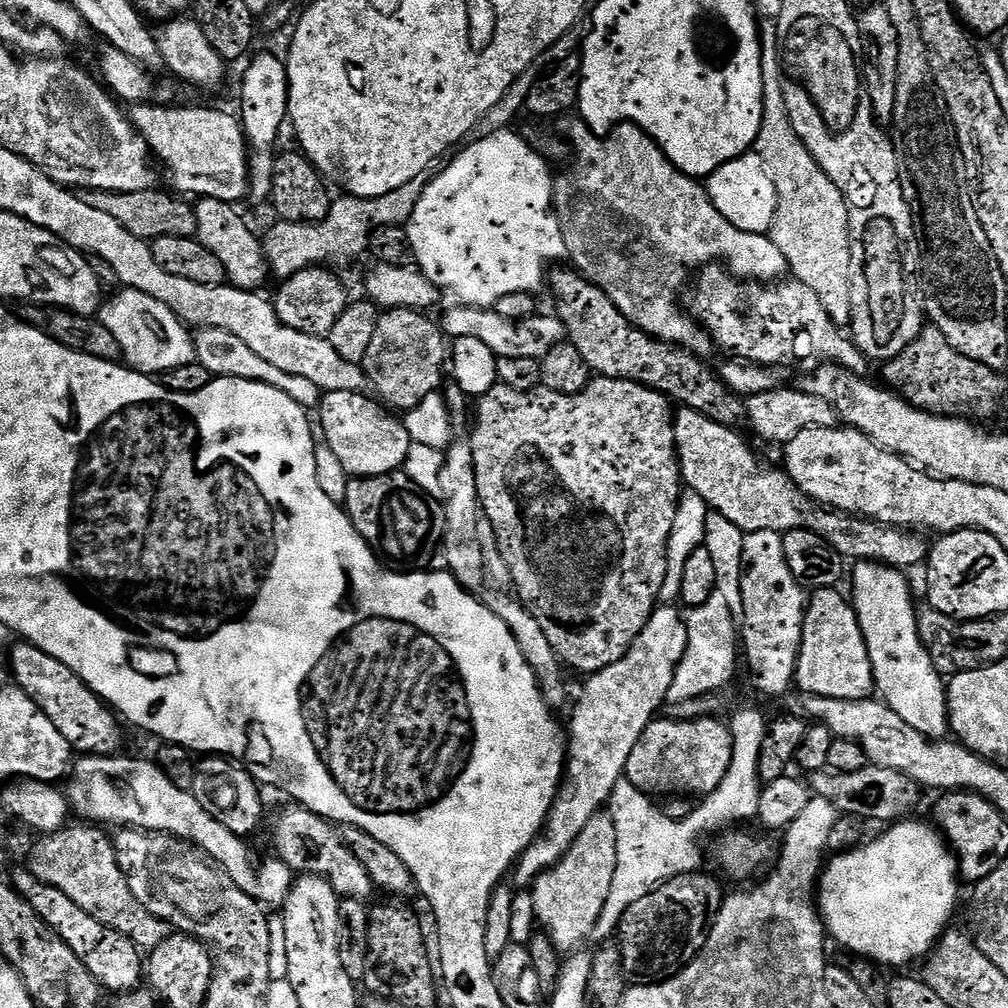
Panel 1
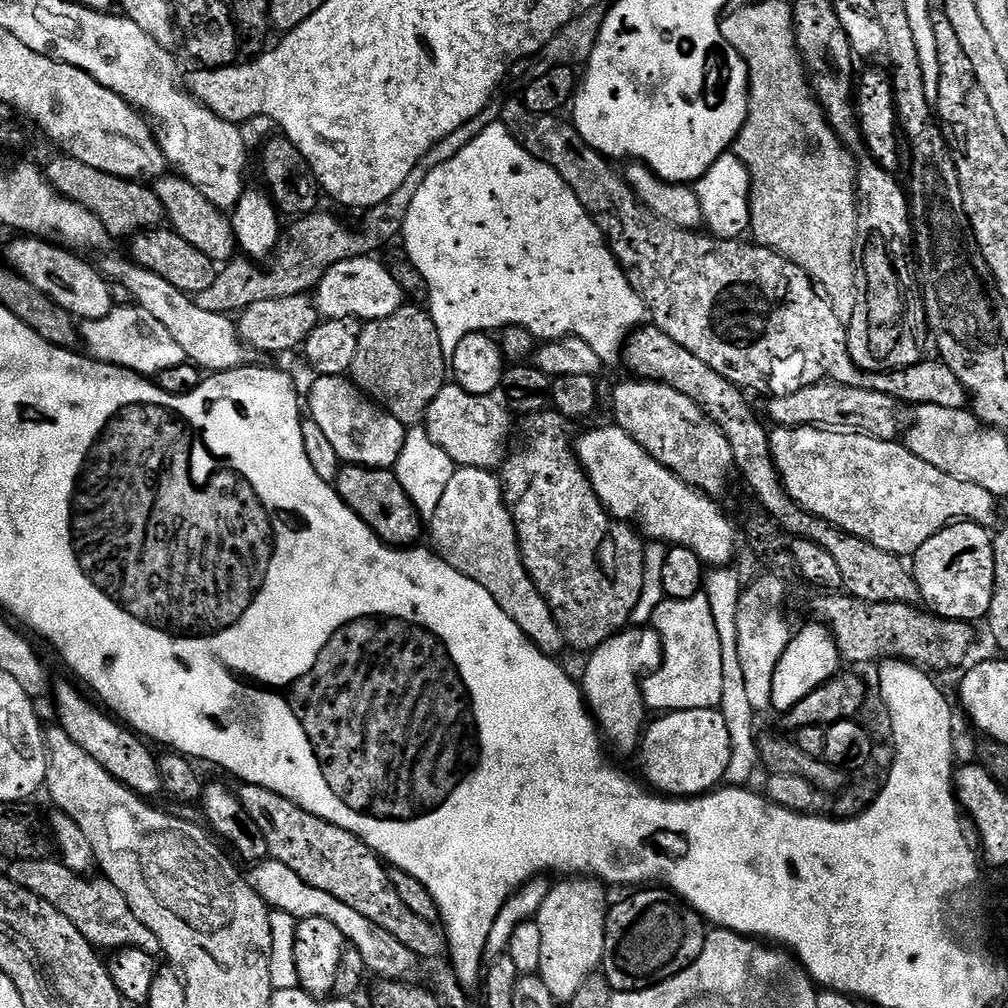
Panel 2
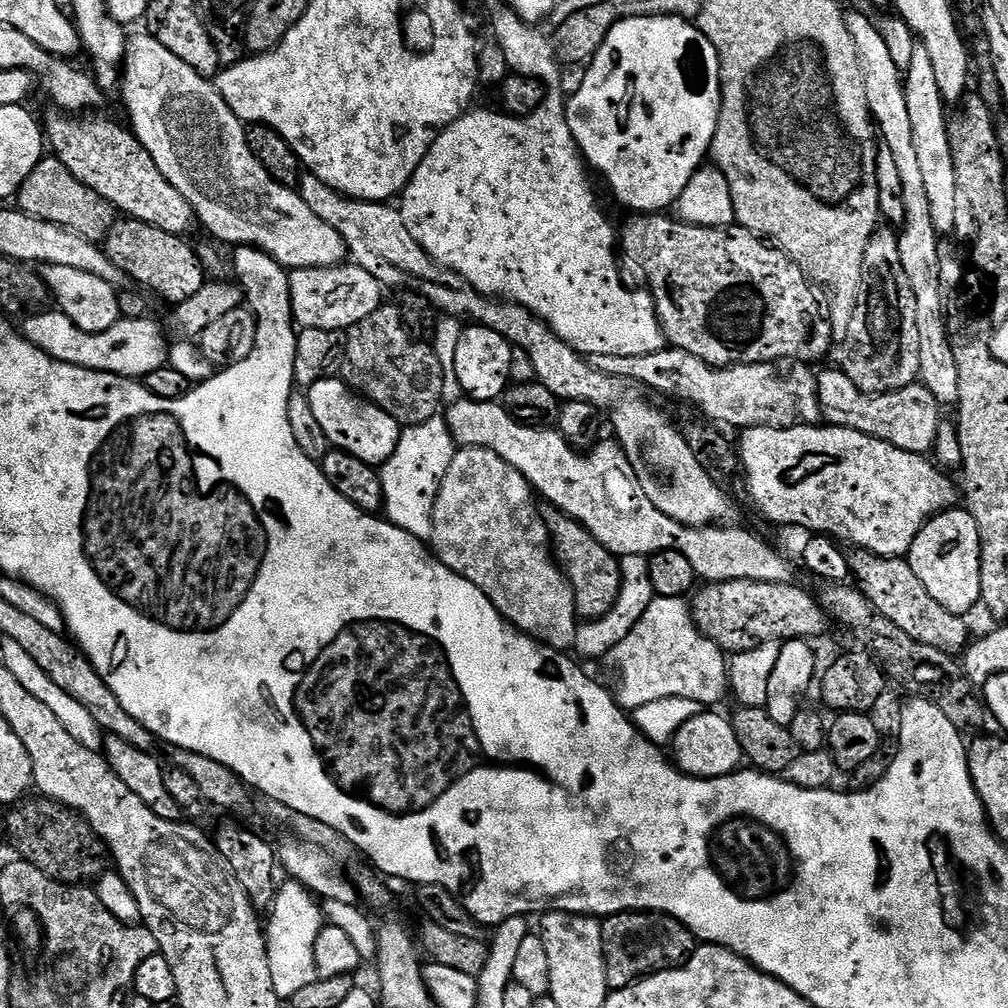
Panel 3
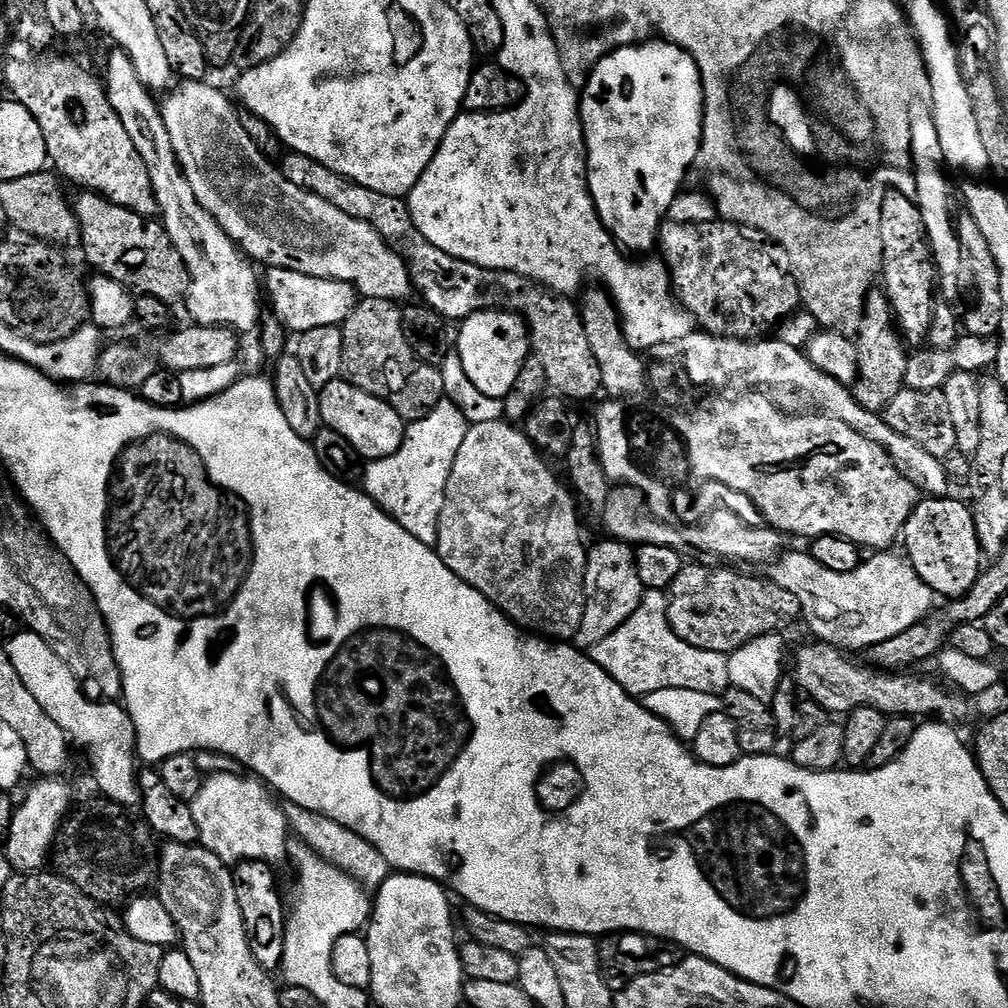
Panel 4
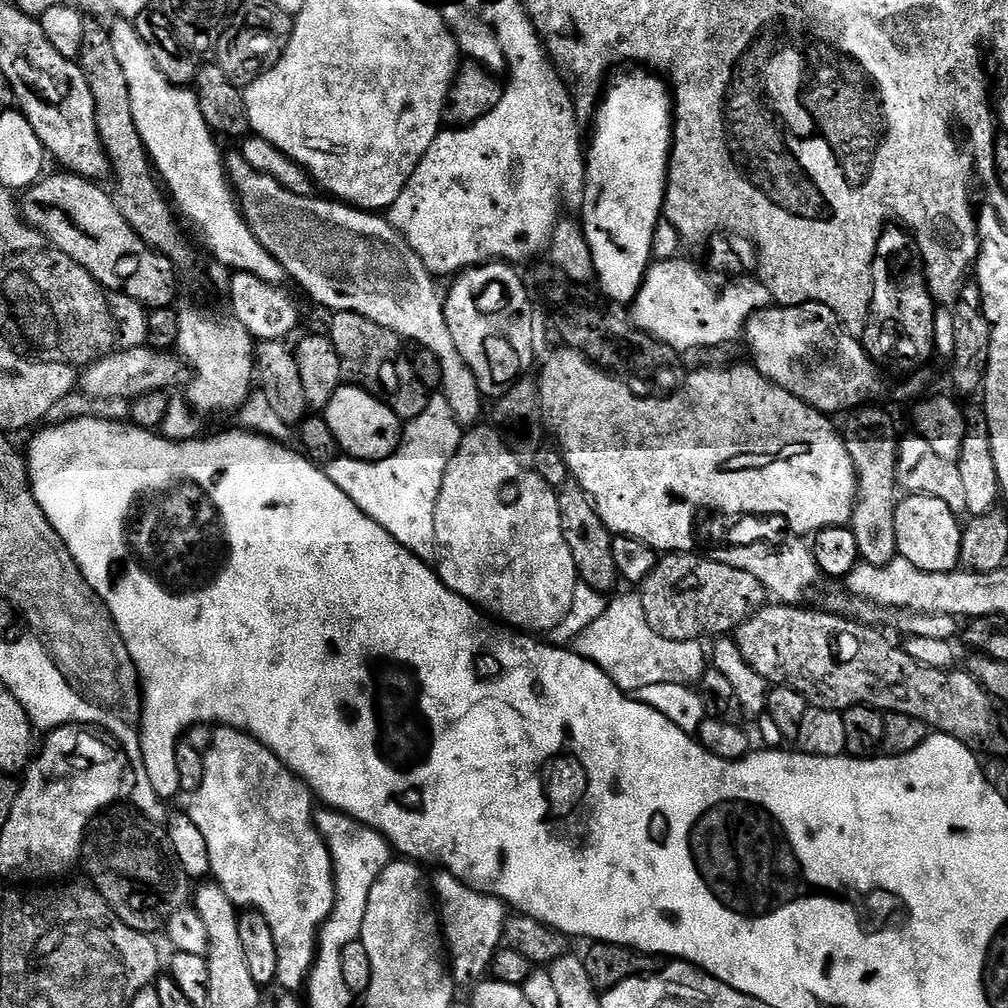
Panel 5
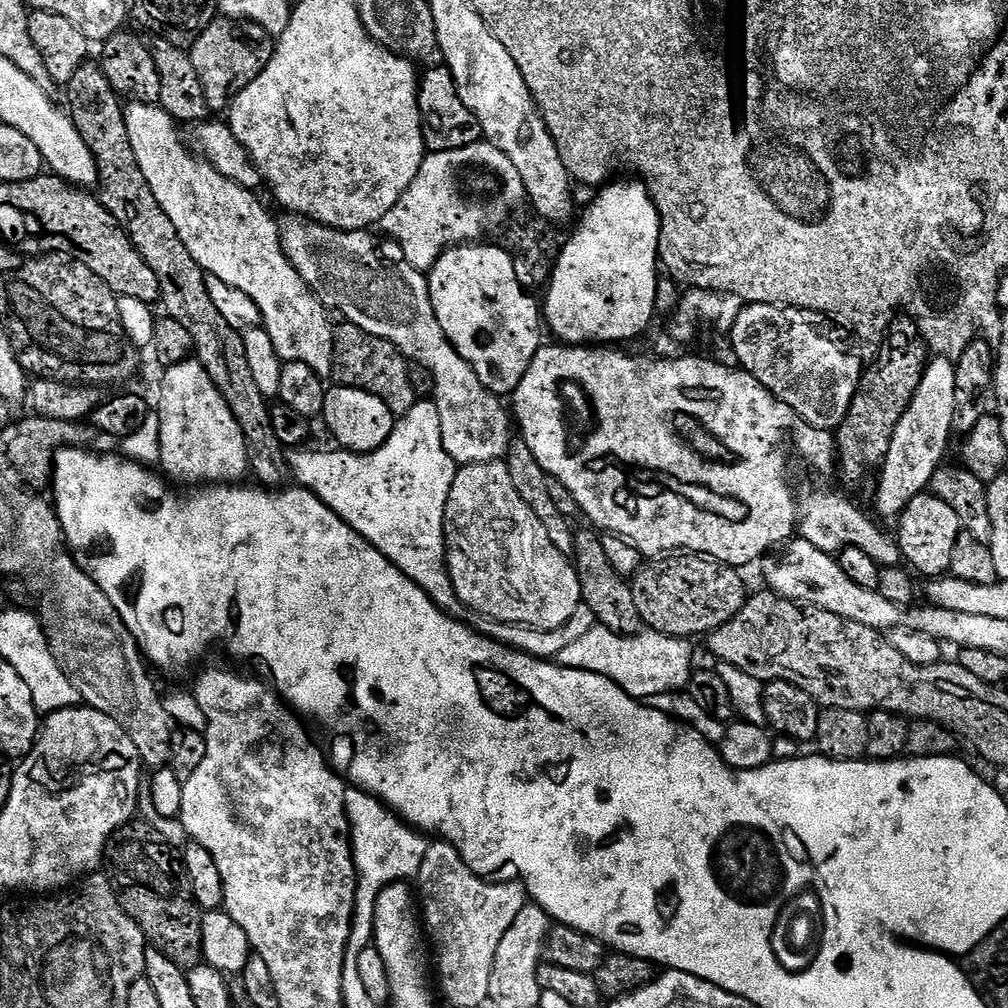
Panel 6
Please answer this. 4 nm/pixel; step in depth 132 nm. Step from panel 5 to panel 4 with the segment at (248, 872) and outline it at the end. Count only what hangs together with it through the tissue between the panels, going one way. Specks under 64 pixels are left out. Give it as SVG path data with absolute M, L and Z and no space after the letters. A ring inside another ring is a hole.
M235 771L209 775L202 790L198 790L198 798L191 800L199 843L229 866L245 860L276 866L288 854L290 829L284 809L279 803L276 805L277 797L263 780L251 774L238 775Z

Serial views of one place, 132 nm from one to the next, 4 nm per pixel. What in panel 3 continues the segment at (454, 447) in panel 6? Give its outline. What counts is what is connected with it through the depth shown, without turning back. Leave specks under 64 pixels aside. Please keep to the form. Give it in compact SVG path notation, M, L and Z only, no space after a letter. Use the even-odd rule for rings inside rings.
M151 34L132 36L122 63L122 91L124 108L128 111L127 123L130 130L140 140L140 144L154 158L154 166L162 170L166 182L182 194L196 211L197 221L216 240L231 246L251 246L270 254L281 266L293 270L298 268L330 268L343 265L348 256L344 239L322 218L310 211L310 206L302 202L296 188L279 184L254 158L254 150L248 145L245 121L240 120L226 106L222 94L209 77L198 74L178 54L170 54L158 38Z

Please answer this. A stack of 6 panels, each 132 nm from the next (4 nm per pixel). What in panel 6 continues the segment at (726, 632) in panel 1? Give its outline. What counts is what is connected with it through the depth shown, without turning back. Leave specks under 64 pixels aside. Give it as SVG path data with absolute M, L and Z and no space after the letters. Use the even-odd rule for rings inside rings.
M592 628L578 642L570 642L566 650L554 657L563 668L586 670L615 682L628 696L645 702L651 695L679 693L687 689L694 671L692 648L687 639L661 632L642 630L636 636L619 636L614 630Z

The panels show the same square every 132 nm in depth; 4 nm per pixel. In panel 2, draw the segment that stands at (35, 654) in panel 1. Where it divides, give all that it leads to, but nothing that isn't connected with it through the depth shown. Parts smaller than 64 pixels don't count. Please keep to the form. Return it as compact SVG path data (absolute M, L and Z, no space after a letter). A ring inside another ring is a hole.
M71 679L68 680L60 680L57 684L55 681L50 696L56 699L56 716L60 719L57 720L58 726L63 732L70 734L70 742L74 742L74 746L82 746L82 750L86 750L86 754L90 754L90 758L94 758L94 762L102 766L102 770L106 770L127 788L131 788L137 796L152 798L148 796L161 795L164 787L158 774L157 753L152 753L147 748L149 745L137 733L121 723L115 715L105 711L99 703L91 704L75 688L77 685Z

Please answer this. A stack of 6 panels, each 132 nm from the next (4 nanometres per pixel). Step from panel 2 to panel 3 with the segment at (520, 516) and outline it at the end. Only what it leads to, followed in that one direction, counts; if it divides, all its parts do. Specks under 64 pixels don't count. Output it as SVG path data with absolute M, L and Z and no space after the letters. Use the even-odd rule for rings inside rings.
M548 506L543 509L544 525L548 527L554 559L570 582L576 599L576 615L591 622L600 619L612 607L620 593L620 560L613 552L606 550L576 520L561 512L560 509Z

